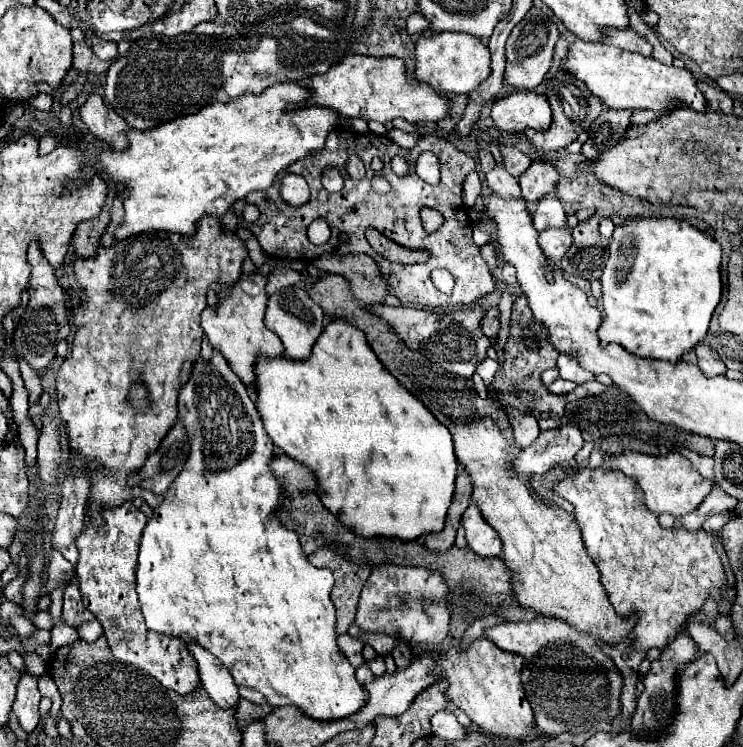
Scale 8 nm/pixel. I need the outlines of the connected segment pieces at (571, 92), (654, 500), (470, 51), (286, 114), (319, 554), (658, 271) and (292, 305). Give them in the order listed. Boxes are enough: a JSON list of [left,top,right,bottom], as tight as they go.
[[525,68,605,152],[603,450,715,518],[415,32,491,94],[99,82,339,240],[309,546,371,634],[601,220,721,362],[265,286,325,360]]

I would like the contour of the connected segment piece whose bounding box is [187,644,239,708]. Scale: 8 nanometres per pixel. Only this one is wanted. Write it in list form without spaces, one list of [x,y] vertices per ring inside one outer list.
[[[189,644],[187,648],[197,662],[201,686],[207,690],[211,700],[221,708],[235,706],[239,702],[237,684],[233,682],[233,676],[227,672],[221,660],[211,656],[211,652],[207,652],[201,644]]]

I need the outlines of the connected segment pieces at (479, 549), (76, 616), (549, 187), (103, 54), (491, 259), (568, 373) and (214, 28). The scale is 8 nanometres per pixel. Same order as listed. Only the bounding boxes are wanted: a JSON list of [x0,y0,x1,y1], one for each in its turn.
[[461,502,501,556],[63,582,95,628],[519,160,559,202],[91,36,117,60],[480,242,498,271],[557,354,595,384],[193,22,223,36]]

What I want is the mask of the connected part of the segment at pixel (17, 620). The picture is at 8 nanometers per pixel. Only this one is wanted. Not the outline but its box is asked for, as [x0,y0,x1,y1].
[11,616,37,638]

